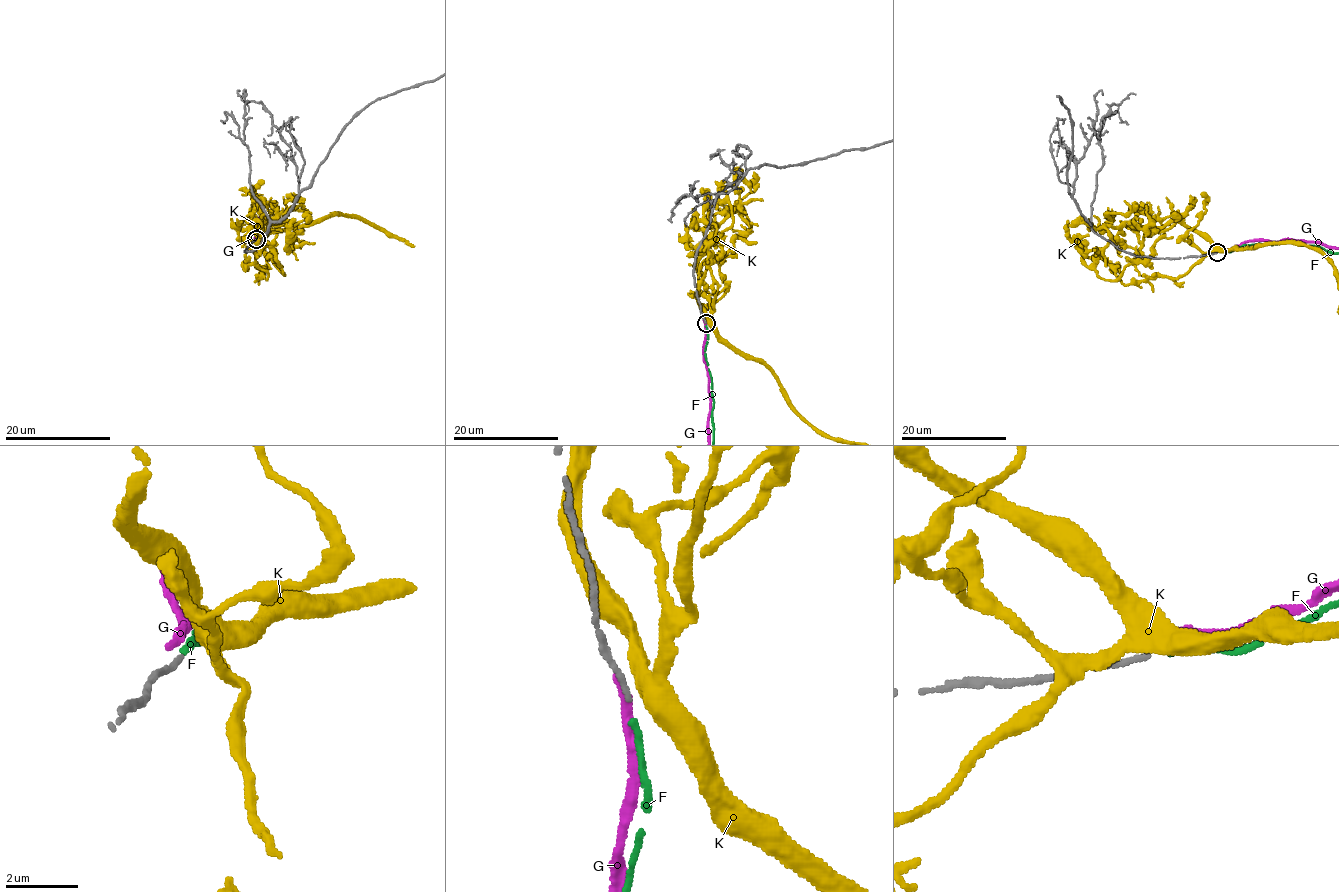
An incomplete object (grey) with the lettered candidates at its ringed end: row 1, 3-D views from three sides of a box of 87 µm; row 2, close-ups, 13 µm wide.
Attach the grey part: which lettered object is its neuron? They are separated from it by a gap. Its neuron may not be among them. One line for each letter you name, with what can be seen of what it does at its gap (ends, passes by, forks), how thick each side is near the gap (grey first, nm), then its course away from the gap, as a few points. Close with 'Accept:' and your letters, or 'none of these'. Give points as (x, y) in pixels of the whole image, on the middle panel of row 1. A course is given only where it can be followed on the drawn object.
F: it ends there; 130 nm thick on the grey side, 180 nm on the other
Accept: F

